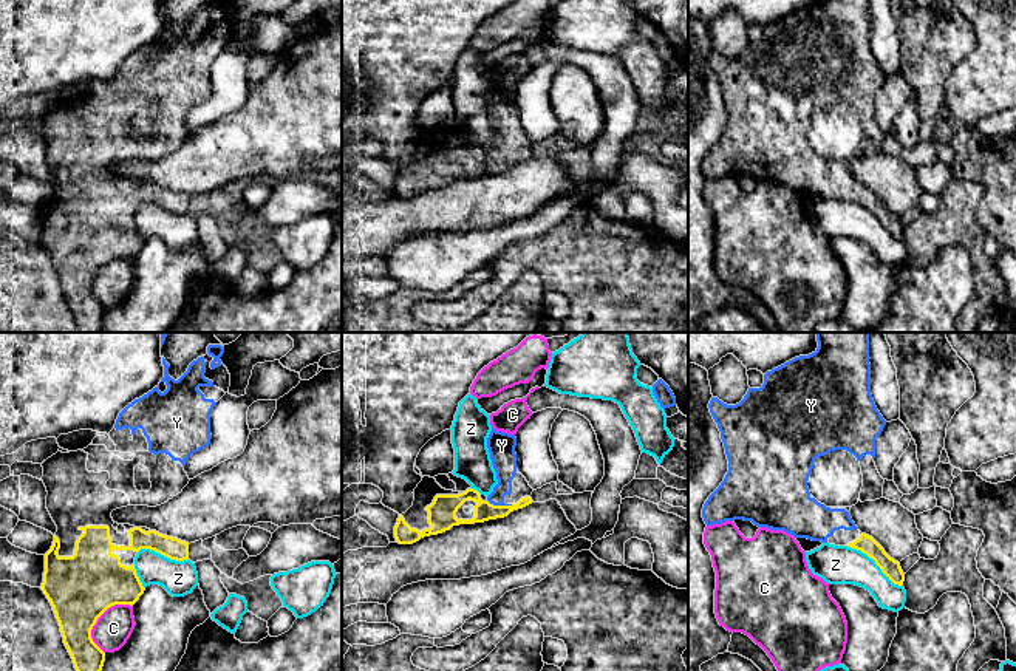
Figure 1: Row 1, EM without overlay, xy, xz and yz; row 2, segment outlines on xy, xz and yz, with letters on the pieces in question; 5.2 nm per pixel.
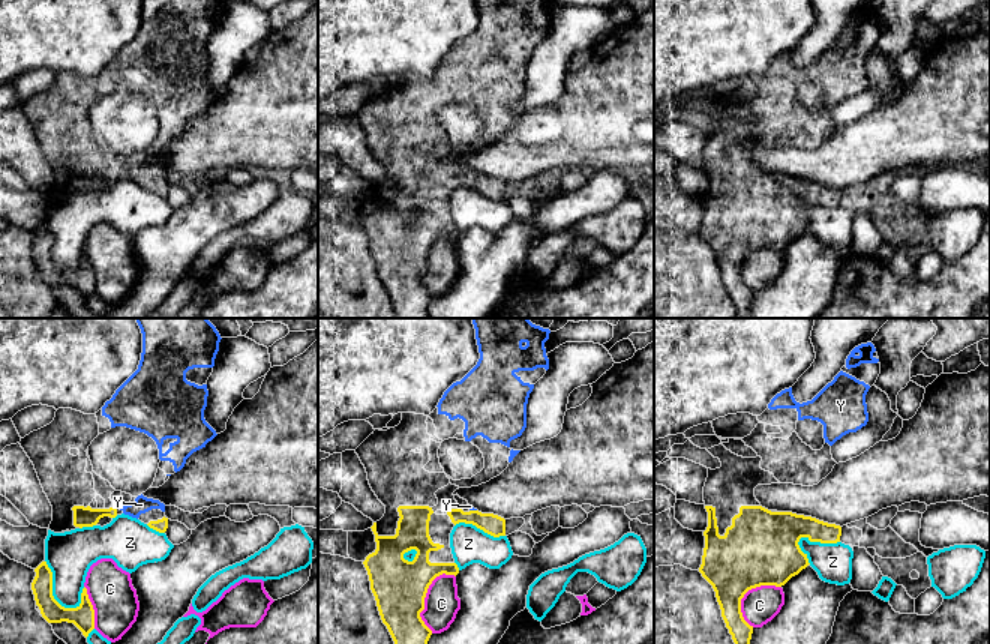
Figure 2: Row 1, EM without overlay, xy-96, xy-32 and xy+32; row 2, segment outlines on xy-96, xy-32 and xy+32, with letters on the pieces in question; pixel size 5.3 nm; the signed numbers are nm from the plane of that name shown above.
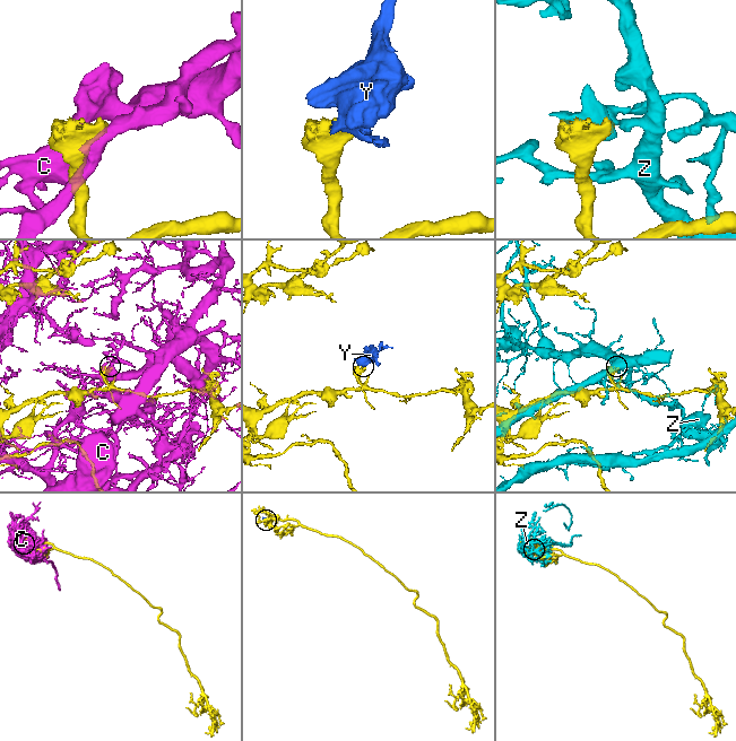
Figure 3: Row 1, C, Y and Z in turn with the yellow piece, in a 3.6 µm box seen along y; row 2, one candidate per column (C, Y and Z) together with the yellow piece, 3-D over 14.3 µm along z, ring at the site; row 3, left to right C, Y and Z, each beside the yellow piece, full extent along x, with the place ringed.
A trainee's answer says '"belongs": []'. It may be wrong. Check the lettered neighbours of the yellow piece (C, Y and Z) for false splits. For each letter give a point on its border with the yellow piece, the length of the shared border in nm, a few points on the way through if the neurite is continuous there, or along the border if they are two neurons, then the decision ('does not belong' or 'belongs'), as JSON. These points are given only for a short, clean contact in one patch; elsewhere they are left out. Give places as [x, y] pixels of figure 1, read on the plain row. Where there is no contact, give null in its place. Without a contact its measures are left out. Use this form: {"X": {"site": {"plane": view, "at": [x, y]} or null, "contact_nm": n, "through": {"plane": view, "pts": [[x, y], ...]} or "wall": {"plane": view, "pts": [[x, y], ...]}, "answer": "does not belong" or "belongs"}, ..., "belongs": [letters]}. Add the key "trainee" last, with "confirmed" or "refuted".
{"C": {"site": {"plane": "xy", "at": [98, 271]}, "contact_nm": 300, "answer": "does not belong"}, "Y": {"site": {"plane": "xz", "at": [500, 160]}, "contact_nm": 140, "through": {"plane": "xz", "pts": [[484, 164], [500, 160], [503, 112]]}, "answer": "belongs"}, "Z": {"site": {"plane": "yz", "at": [876, 217]}, "contact_nm": 360, "answer": "does not belong"}, "belongs": ["Y"], "trainee": "refuted"}

